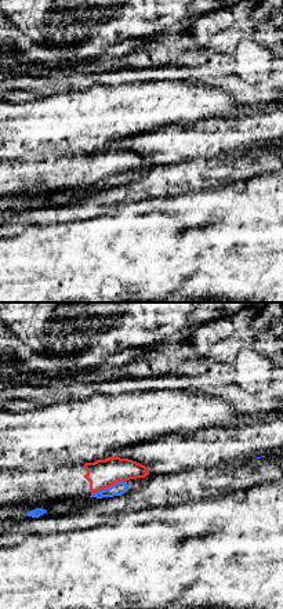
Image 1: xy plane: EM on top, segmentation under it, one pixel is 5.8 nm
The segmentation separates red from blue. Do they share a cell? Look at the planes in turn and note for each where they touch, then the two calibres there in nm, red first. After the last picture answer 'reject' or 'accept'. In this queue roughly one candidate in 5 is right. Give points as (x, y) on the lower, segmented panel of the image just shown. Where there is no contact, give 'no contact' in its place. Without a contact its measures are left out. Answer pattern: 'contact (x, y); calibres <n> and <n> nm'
contact (108, 486); calibres 170 and 80 nm

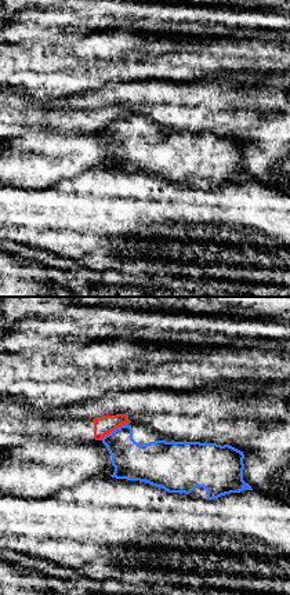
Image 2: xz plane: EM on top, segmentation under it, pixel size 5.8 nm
contact (112, 430); calibres 110 and 220 nm

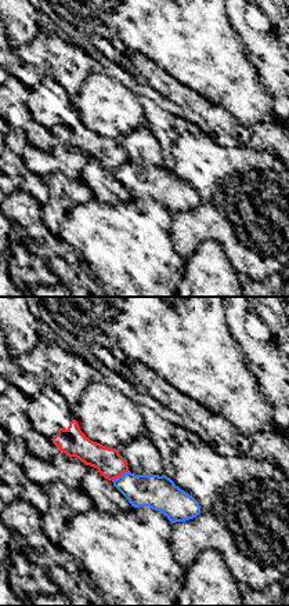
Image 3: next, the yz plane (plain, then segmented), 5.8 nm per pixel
contact (119, 475); calibres 160 and 190 nm

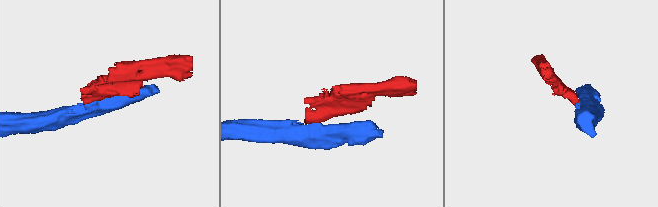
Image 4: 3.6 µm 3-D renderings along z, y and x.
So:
reject

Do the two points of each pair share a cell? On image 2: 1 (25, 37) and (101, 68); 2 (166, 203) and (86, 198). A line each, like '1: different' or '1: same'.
1: different
2: same

